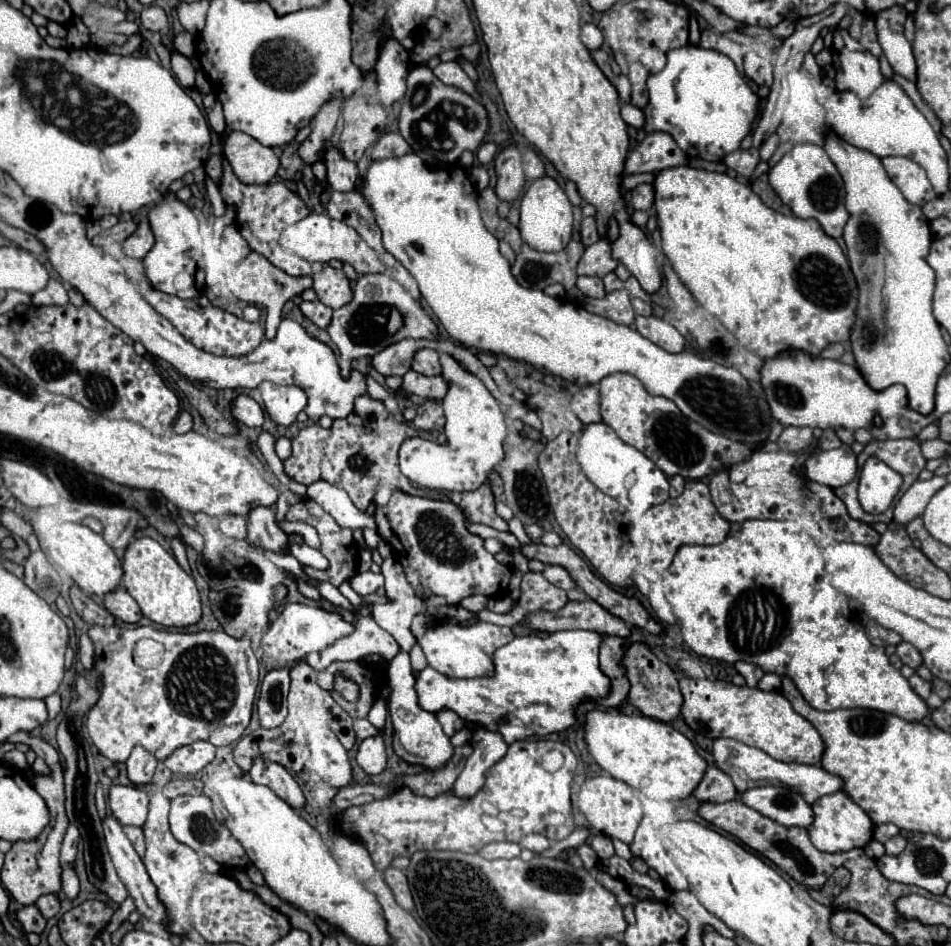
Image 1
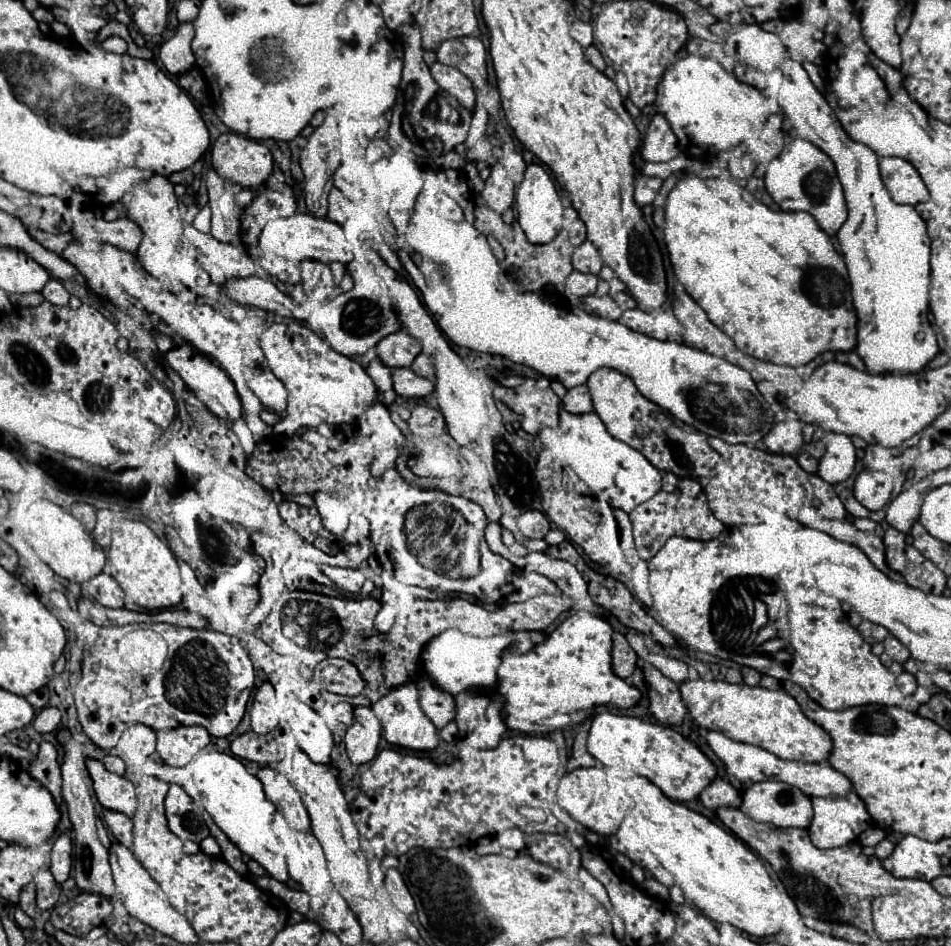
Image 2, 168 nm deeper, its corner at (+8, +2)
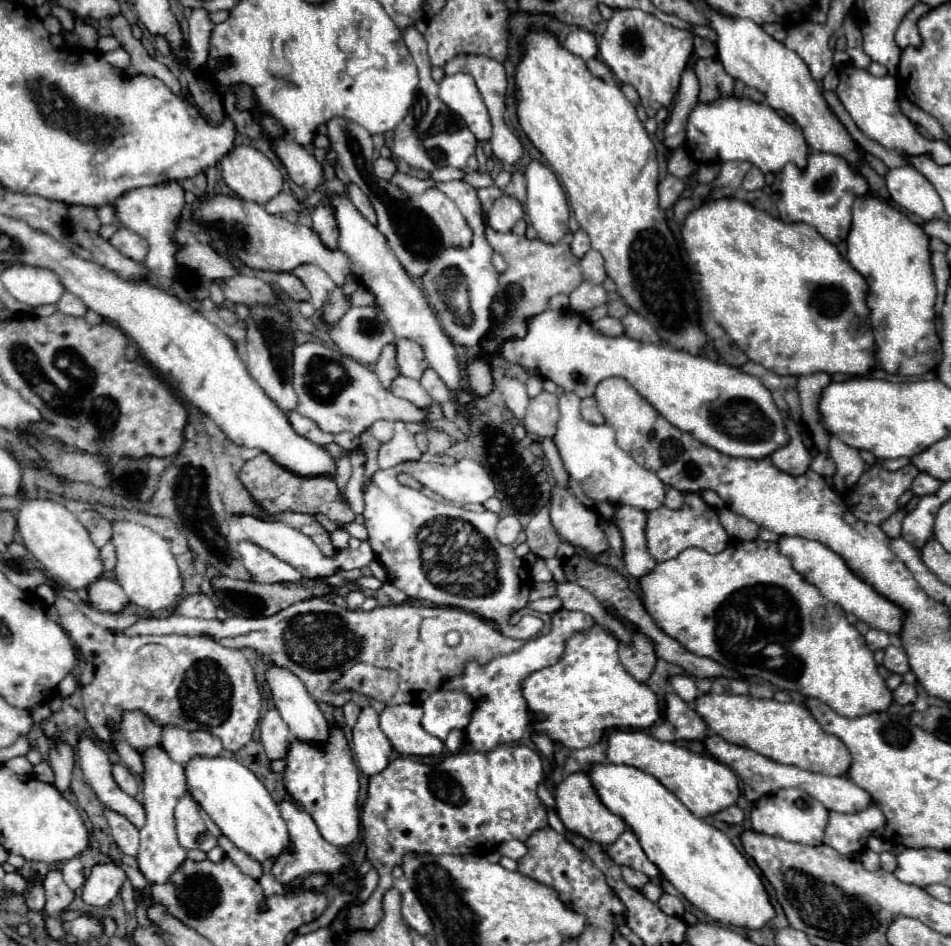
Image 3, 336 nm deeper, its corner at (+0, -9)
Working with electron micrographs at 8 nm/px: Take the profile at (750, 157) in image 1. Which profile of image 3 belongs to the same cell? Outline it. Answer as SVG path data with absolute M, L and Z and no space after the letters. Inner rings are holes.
M751 168L747 174L745 174L745 180L743 180L743 190L761 190L765 186L765 176L759 168Z

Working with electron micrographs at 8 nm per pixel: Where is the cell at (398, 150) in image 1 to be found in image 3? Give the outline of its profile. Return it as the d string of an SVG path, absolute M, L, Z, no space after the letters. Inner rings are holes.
M377 158L375 162L373 162L373 170L375 170L375 174L379 176L379 178L383 178L383 180L391 180L391 176L395 174L395 162L393 160L387 160L387 158Z

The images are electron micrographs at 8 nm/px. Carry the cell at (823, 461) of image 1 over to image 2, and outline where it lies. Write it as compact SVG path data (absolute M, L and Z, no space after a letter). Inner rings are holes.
M825 433L823 441L827 449L817 465L817 475L835 485L845 481L855 469L855 445L849 435L843 433Z

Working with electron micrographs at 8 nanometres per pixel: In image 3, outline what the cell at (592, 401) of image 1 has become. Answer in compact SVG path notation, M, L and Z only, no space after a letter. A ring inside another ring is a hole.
M585 398L585 400L581 400L581 414L583 414L583 418L585 418L587 422L591 422L591 424L603 424L603 422L605 422L603 414L597 410L595 398Z

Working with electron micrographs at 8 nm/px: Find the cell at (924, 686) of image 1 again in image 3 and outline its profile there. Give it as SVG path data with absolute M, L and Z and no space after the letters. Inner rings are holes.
M901 684L897 690L893 690L893 700L897 702L897 704L901 704L901 706L905 706L905 704L913 704L915 702L915 686L913 684Z

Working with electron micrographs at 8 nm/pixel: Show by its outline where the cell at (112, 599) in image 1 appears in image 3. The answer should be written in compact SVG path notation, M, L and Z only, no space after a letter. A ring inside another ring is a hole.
M99 578L87 588L87 596L95 610L101 612L121 612L129 602L123 588L109 578Z

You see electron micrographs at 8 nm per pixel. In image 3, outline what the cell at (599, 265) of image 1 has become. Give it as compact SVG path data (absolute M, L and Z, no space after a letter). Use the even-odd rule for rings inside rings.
M589 250L581 258L581 270L583 270L583 278L589 280L591 284L601 284L607 278L603 268L603 256L597 250Z

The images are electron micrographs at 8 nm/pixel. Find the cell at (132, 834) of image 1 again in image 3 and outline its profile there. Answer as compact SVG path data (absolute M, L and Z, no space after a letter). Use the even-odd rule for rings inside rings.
M105 808L103 814L105 814L107 822L109 822L111 834L113 834L117 846L121 848L121 852L135 856L137 848L139 848L139 830L123 814L119 814L119 812L111 810L111 808Z

